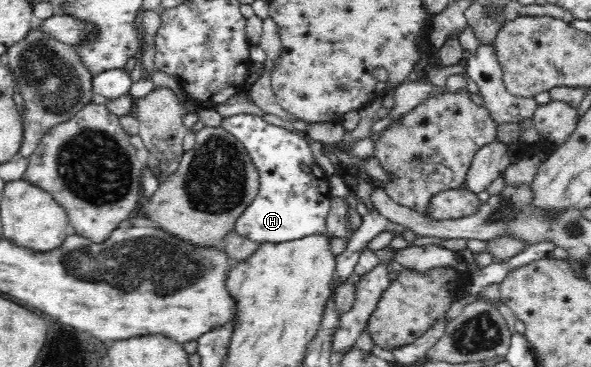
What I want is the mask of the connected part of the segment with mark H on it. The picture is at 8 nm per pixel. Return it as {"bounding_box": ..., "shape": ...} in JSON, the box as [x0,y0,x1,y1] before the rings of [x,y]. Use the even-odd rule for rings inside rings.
{"bounding_box":[222,114,331,244],"shape":[[[253,114],[225,118],[222,127],[242,142],[260,177],[259,193],[237,218],[234,231],[259,244],[297,240],[317,232],[328,234],[326,218],[331,208],[329,182],[313,158],[307,141],[291,130],[267,124],[261,116]]]}

